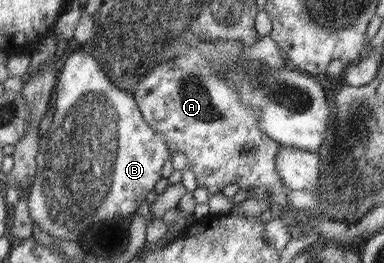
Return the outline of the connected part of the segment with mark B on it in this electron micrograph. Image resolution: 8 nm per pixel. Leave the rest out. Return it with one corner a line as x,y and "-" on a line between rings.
88,48
69,52
58,68
53,91
55,113
47,137
40,141
37,173
27,206
31,220
45,234
75,241
93,219
105,221
114,217
124,222
133,214
161,179
169,145
145,121
133,95
116,87

